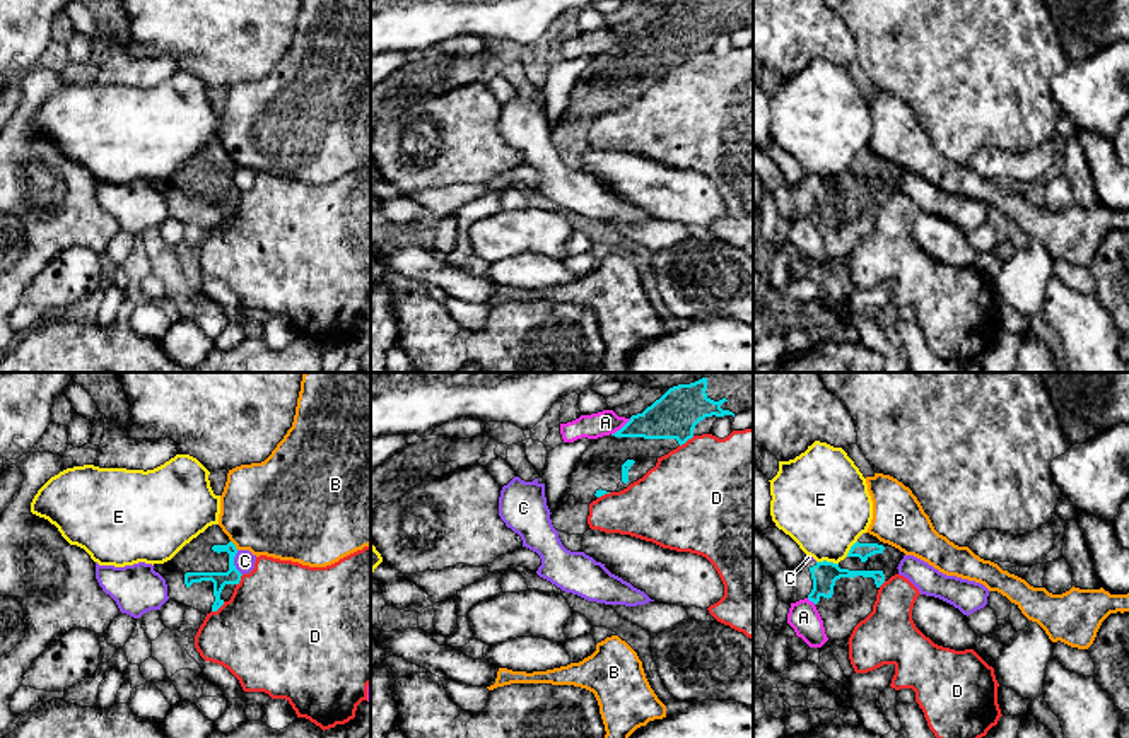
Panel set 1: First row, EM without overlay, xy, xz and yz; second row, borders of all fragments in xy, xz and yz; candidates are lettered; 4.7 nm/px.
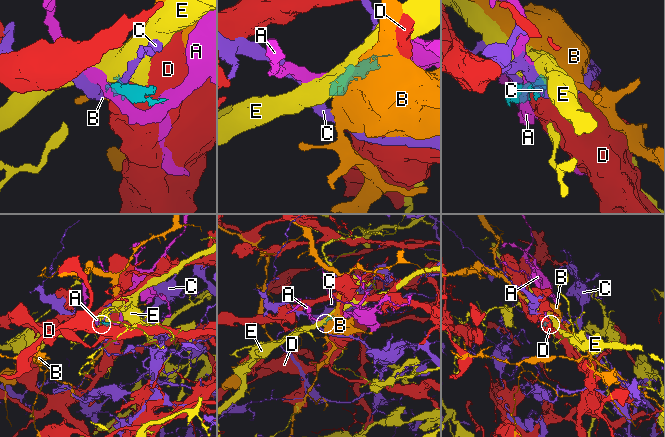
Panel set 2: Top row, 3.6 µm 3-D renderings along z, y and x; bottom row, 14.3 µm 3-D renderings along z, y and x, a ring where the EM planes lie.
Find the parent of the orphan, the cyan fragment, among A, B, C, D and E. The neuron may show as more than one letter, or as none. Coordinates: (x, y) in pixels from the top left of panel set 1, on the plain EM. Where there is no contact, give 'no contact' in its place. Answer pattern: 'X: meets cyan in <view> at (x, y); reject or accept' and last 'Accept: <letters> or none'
A: meets cyan in xz at (622, 45); reject
B: meets cyan in xy at (234, 163); reject
C: meets cyan in xy at (233, 180); reject
D: meets cyan in xy at (217, 226); reject
E: meets cyan in yz at (825, 178); reject
Accept: none

